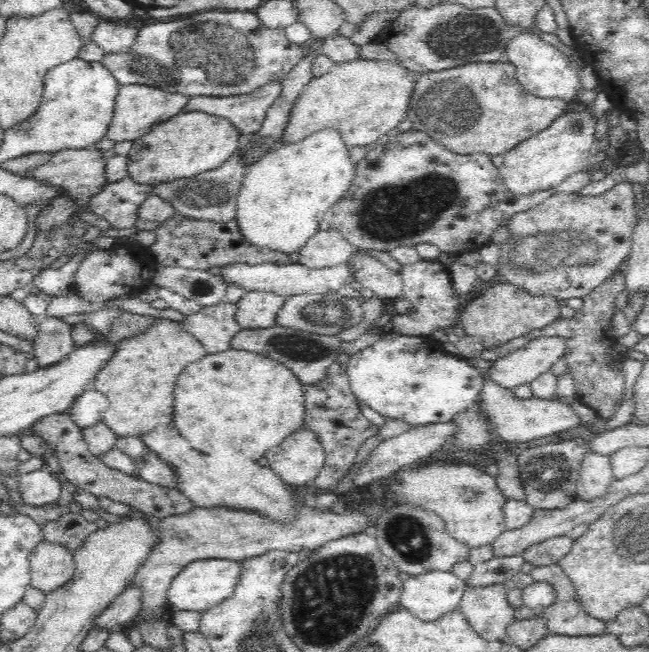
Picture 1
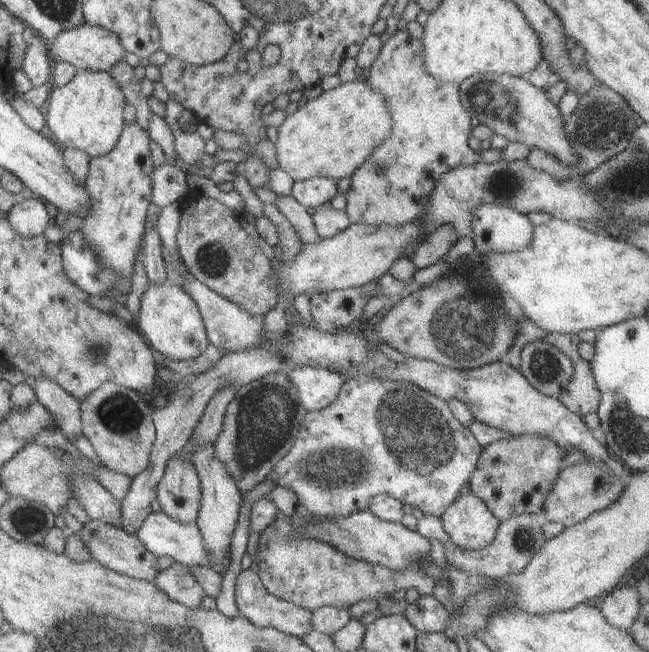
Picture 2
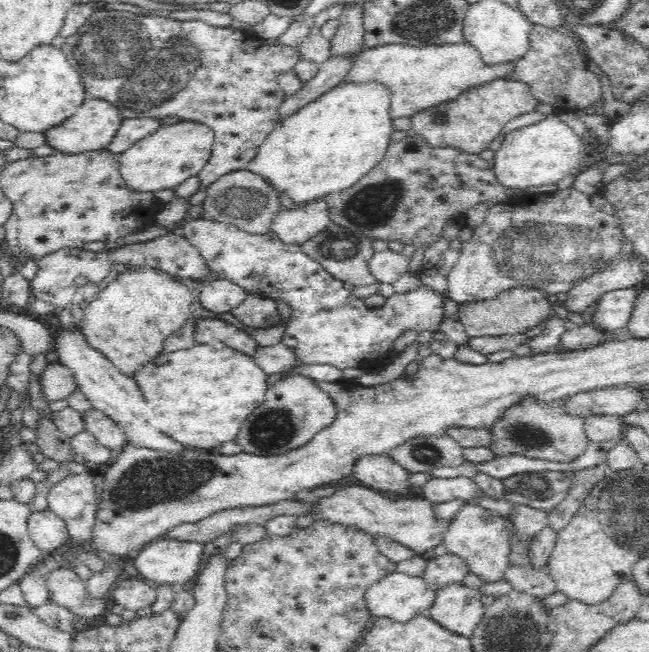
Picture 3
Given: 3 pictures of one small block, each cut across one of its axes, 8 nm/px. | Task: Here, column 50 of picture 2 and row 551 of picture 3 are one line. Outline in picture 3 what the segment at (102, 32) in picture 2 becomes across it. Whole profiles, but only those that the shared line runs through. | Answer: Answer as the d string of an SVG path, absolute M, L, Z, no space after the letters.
M49 508L31 512L28 531L34 545L45 554L60 551L69 541L64 518L57 516Z

